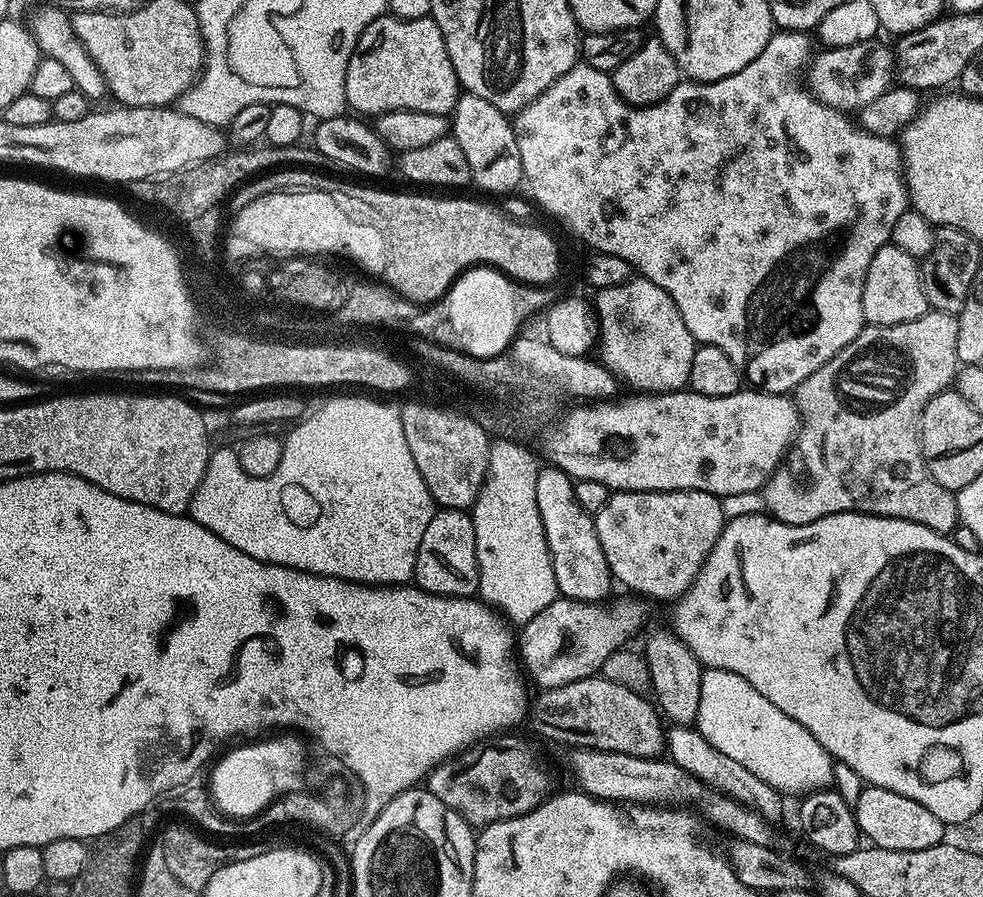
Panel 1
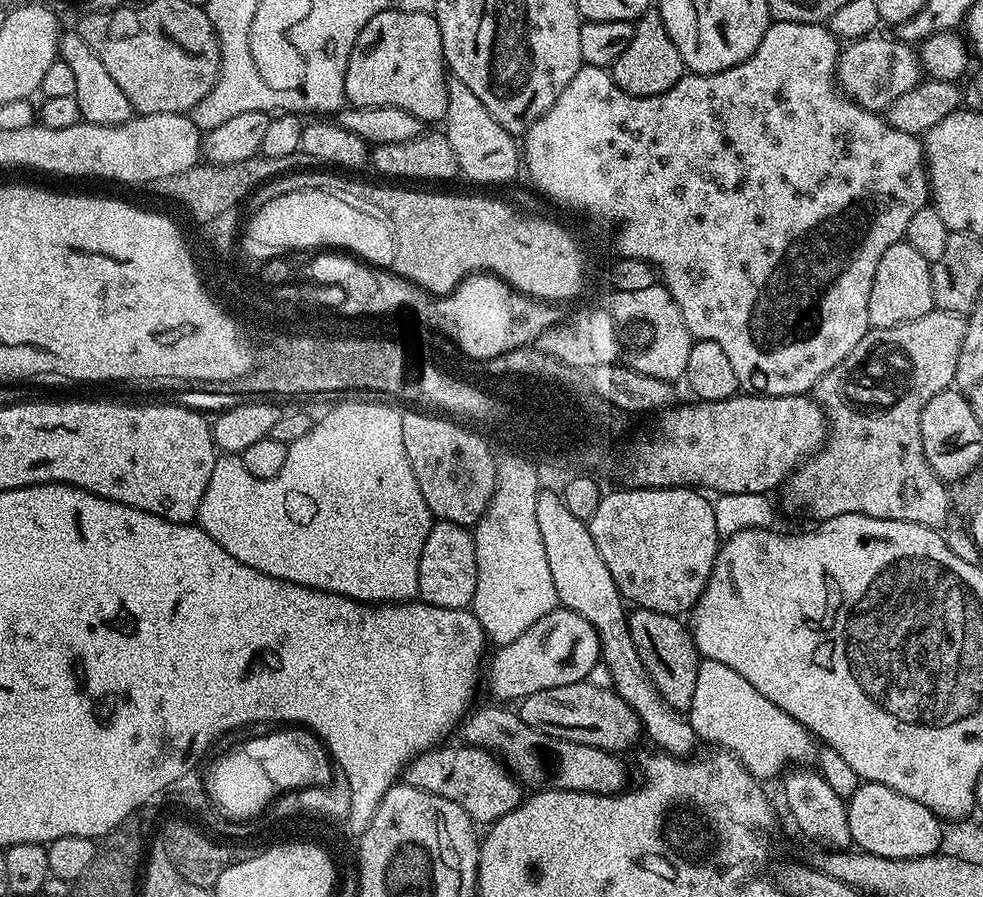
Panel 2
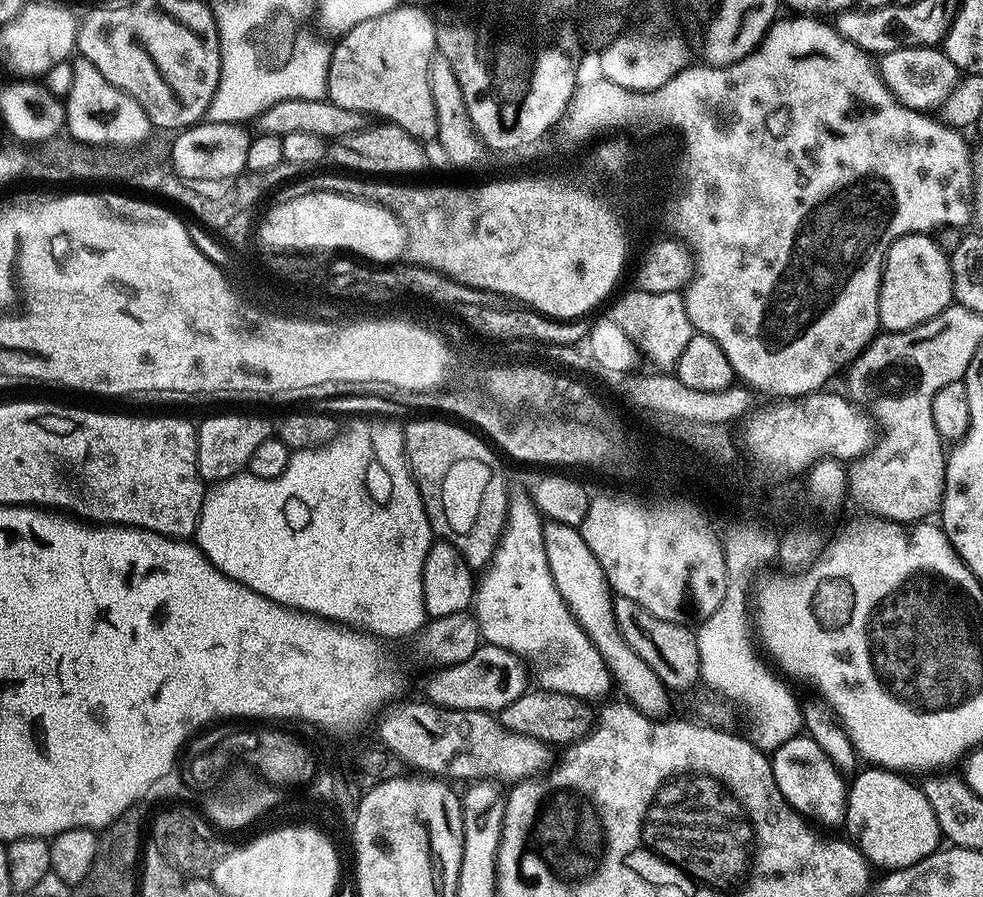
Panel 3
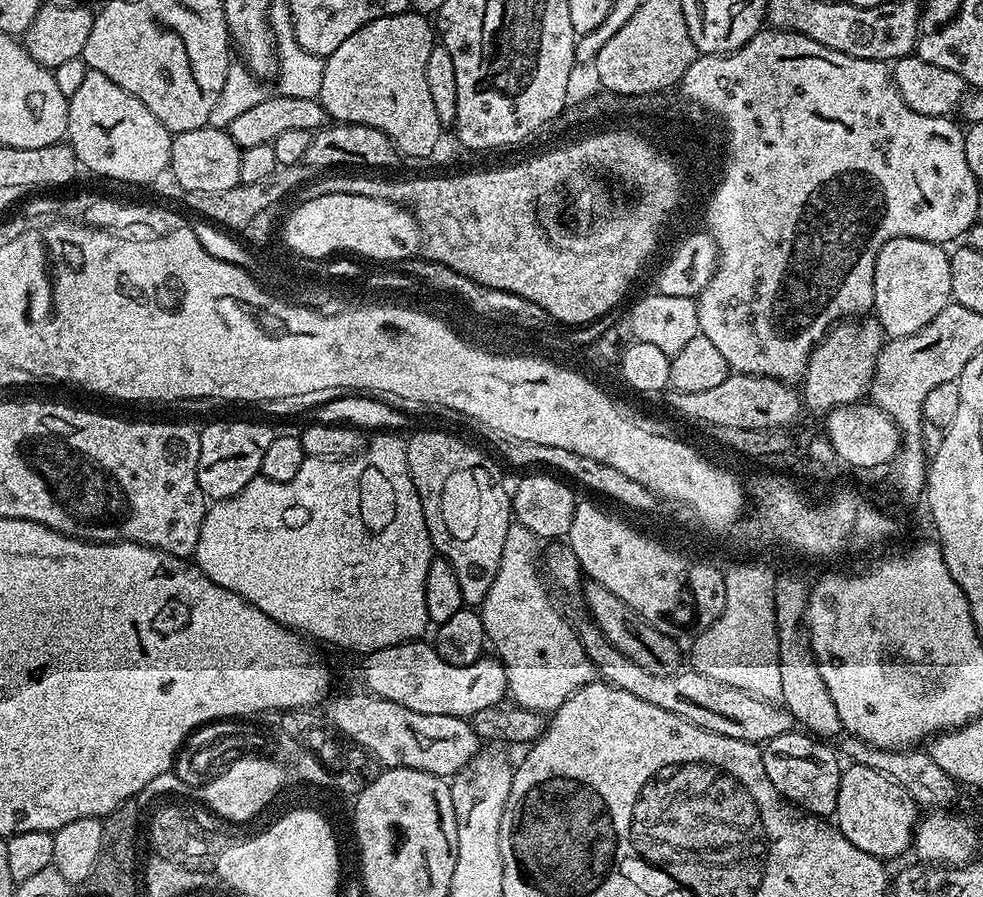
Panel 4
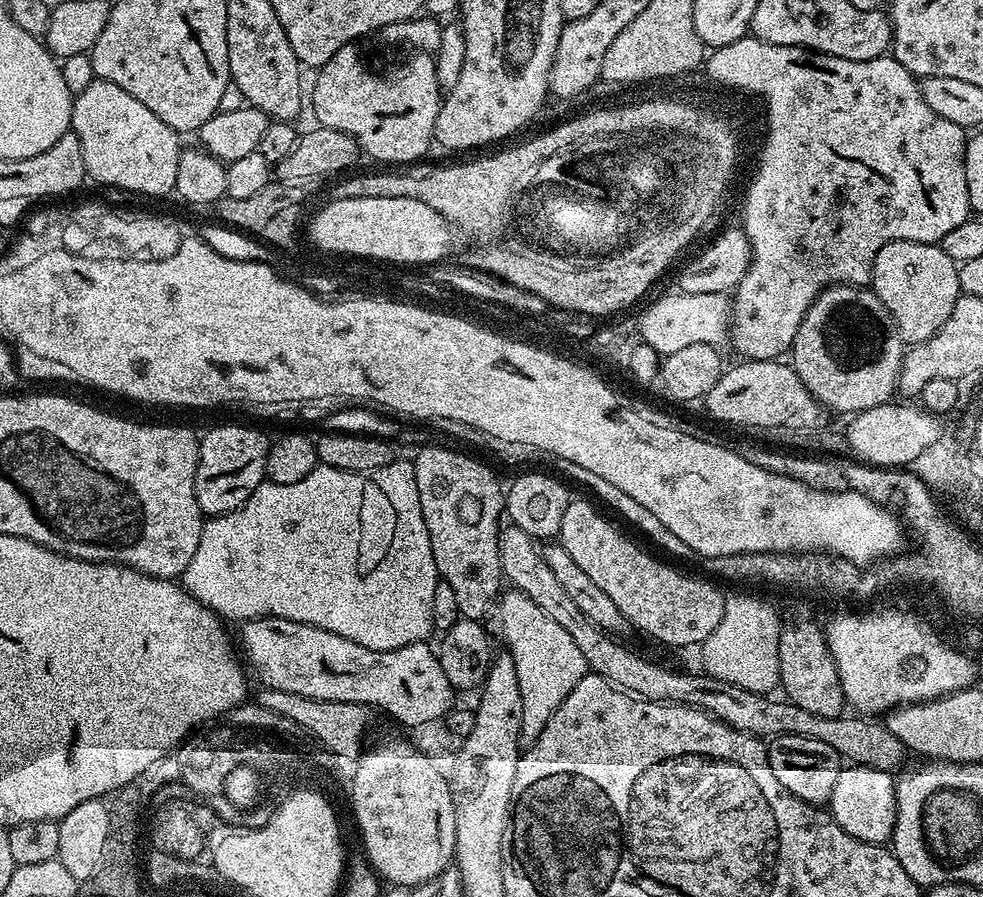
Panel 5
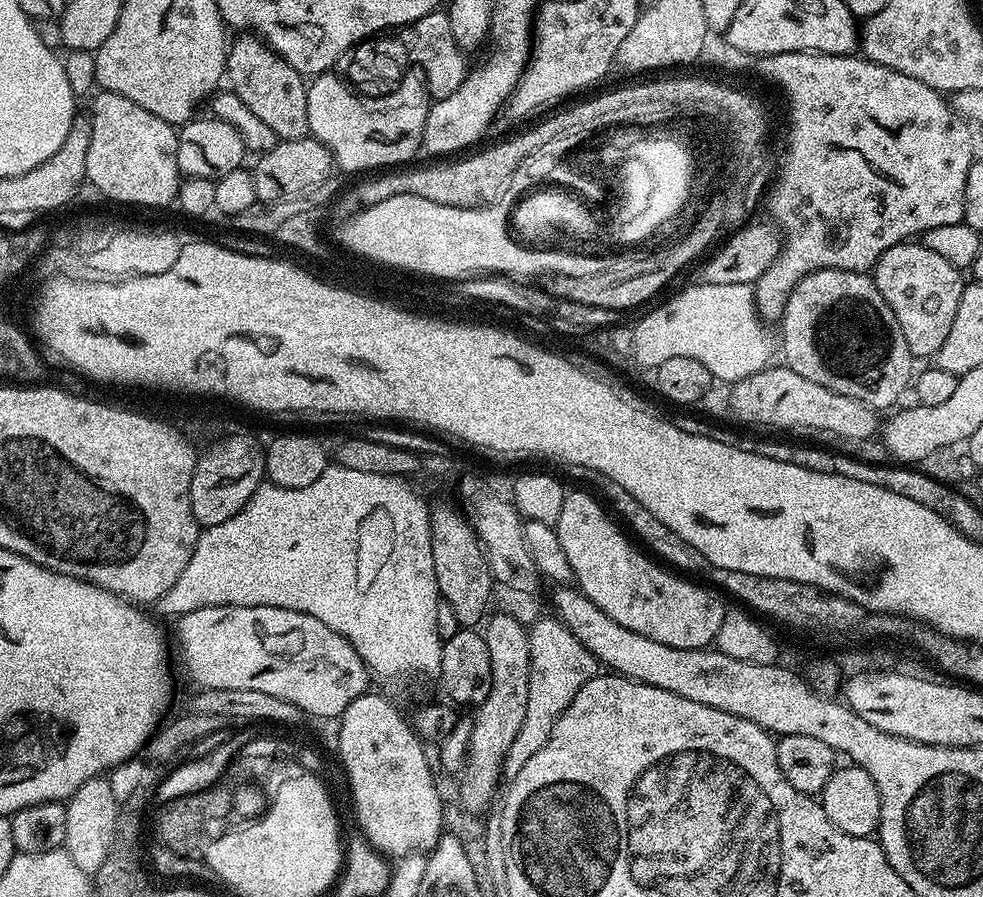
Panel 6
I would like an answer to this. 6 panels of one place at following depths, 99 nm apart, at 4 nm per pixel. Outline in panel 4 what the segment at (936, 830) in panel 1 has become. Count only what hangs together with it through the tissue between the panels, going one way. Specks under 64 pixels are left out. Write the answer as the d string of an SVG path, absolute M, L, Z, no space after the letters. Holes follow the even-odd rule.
M853 763L841 771L834 823L858 850L866 850L866 854L885 862L902 855L907 848L909 851L916 835L916 811L916 799L902 790L898 782L886 778L886 774L878 774L878 770L870 770L865 764Z

